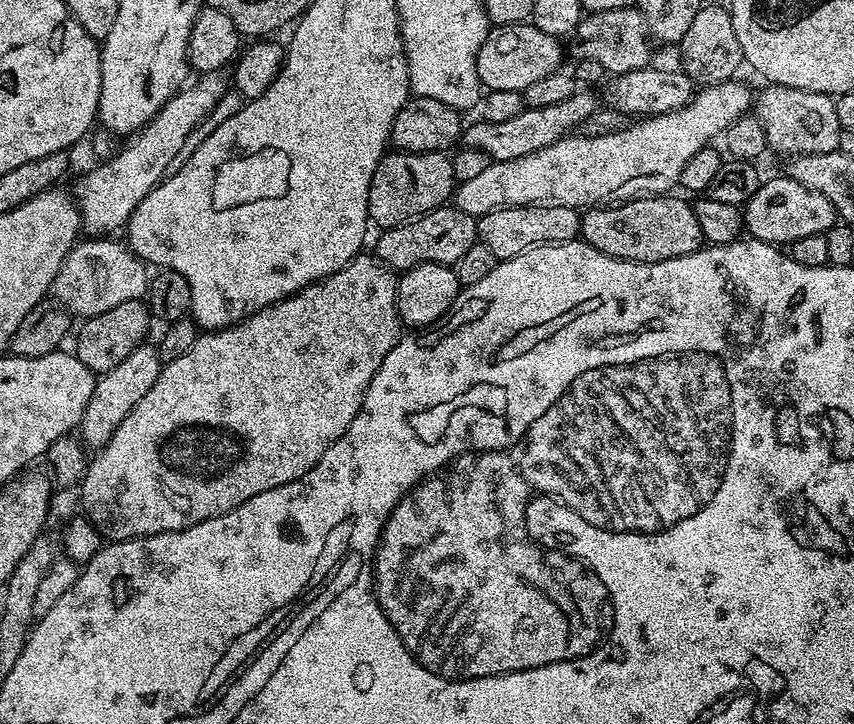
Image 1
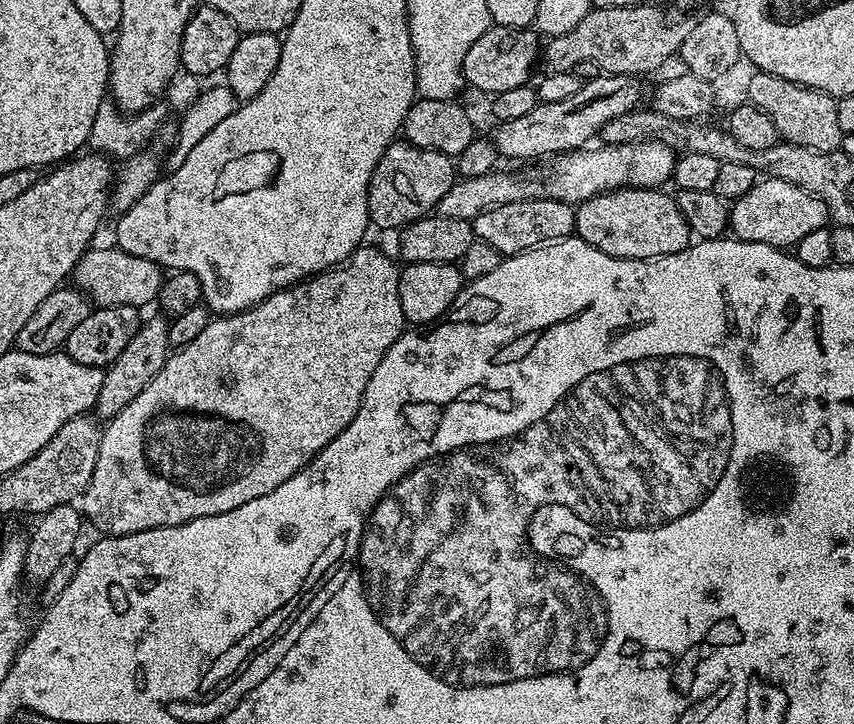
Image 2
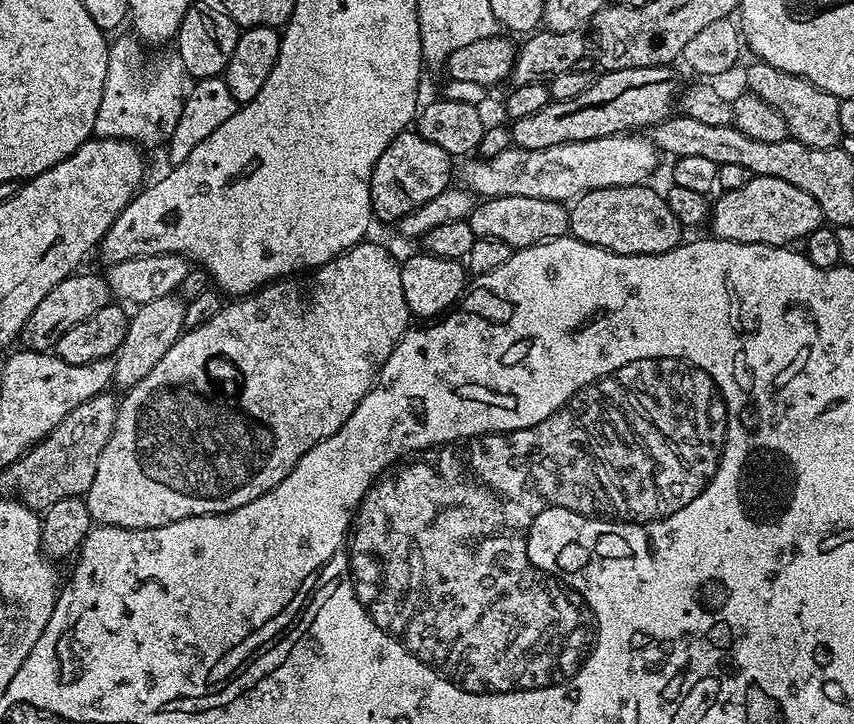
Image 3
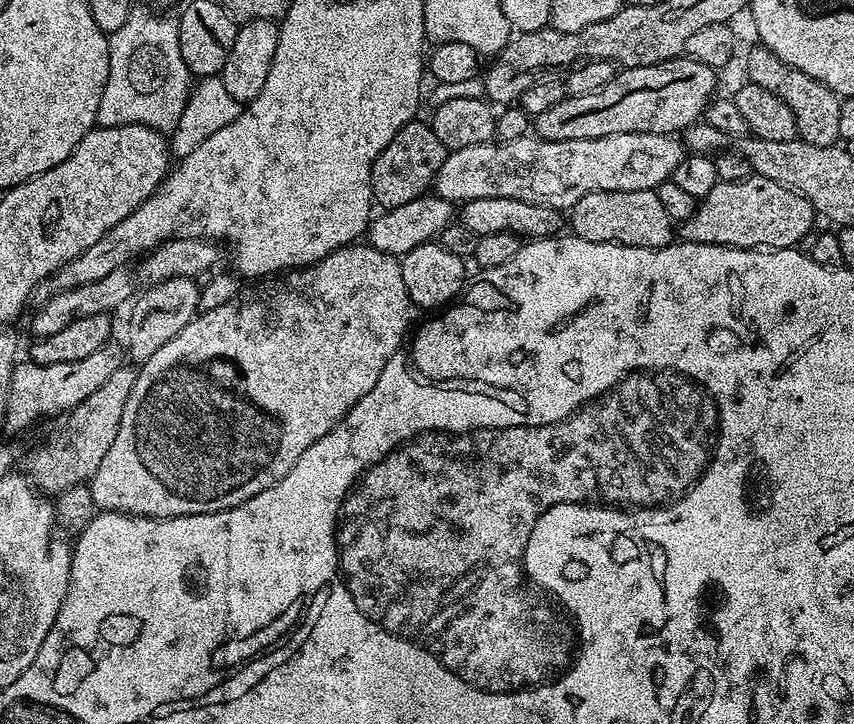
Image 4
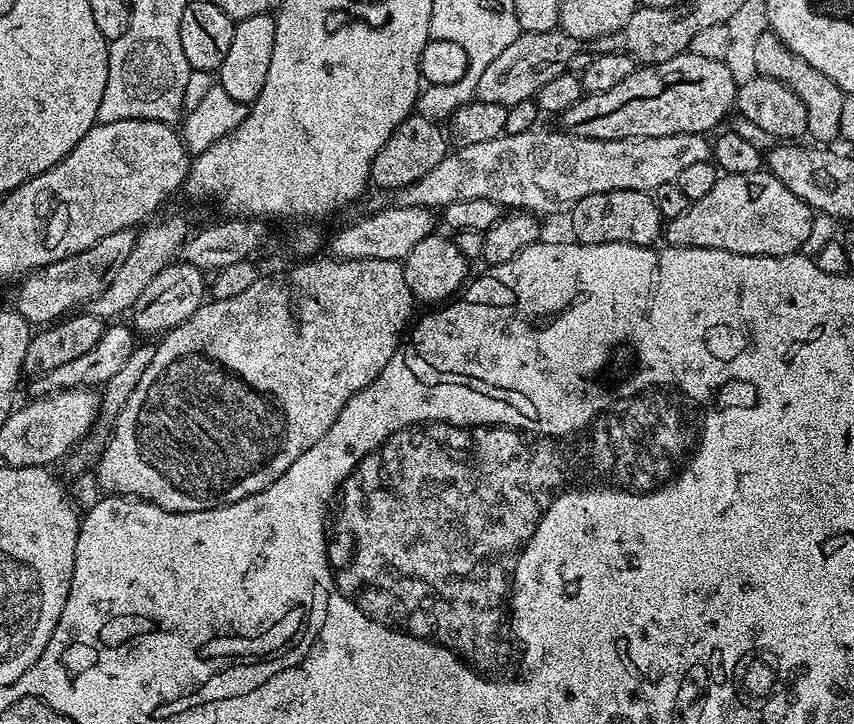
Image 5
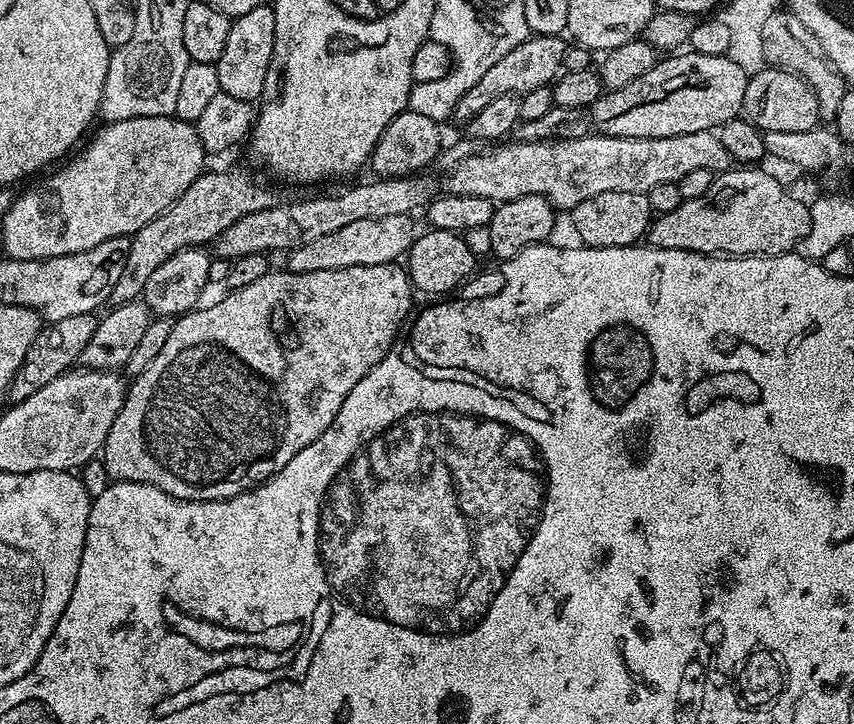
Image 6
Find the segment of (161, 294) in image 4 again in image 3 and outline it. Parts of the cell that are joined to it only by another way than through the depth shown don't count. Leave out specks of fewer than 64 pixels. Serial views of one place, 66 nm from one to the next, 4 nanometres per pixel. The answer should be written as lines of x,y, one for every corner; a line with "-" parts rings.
173,294
154,298
154,302
139,305
131,313
126,338
122,338
122,346
114,357
114,381
117,385
121,384
121,389
127,390
142,382
142,378
146,378
146,374
158,366
162,354
174,346
174,342
185,331
184,306
185,301

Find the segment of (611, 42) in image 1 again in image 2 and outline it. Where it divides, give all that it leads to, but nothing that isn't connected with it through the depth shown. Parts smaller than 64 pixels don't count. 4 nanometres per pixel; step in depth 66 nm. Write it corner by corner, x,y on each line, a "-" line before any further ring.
648,2
618,10
593,8
586,14
586,18
582,18
582,22
578,22
578,26
574,26
574,30
570,30
570,34
553,36
543,45
542,64
545,64
545,69
548,72
571,72
576,69
578,62
594,62
604,74
644,78
647,72
662,67
671,56
675,57
679,53
689,29
687,23
683,24
680,20
671,20
667,16
669,13
663,7
661,8
655,8

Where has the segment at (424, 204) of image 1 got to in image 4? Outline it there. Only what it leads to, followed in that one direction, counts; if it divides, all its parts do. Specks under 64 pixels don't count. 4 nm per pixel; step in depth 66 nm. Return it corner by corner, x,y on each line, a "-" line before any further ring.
414,118
394,134
392,141
378,154
372,167
372,198
381,209
397,208
425,195
433,187
436,175
449,150
432,129
431,123

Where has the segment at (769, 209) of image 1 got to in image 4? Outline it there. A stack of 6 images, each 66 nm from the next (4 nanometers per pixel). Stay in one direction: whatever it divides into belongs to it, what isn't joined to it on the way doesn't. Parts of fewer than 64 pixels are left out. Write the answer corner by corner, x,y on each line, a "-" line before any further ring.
753,174
744,180
725,180
716,184
714,190
697,203
691,218
679,225
678,236
681,241
690,244
721,244
727,248
795,248
811,230
812,216
814,209
805,196
786,190
786,186
778,186
778,182
770,178

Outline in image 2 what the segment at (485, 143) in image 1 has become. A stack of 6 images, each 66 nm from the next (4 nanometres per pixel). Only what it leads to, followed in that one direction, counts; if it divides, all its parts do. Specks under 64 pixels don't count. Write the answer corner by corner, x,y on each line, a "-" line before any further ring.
601,74
592,80
583,81
578,94
573,94
563,102
537,103
530,114
514,118
514,122
497,123
494,133
496,148
505,161
540,160
543,156
555,158
561,152
577,151
596,138
606,122
641,107
640,84
641,81
635,76
611,74

